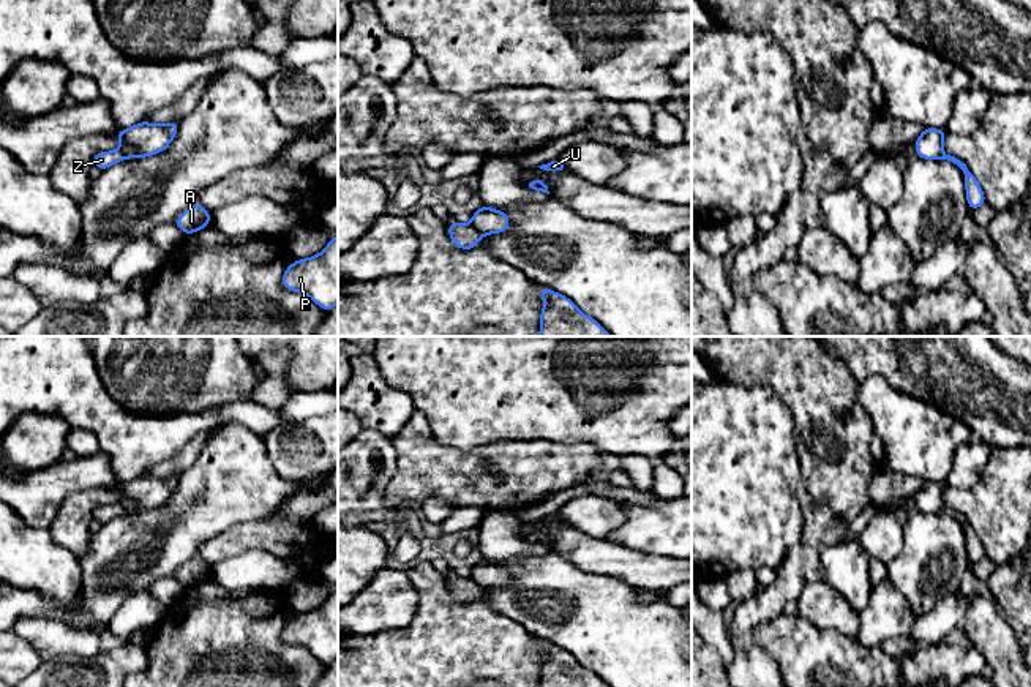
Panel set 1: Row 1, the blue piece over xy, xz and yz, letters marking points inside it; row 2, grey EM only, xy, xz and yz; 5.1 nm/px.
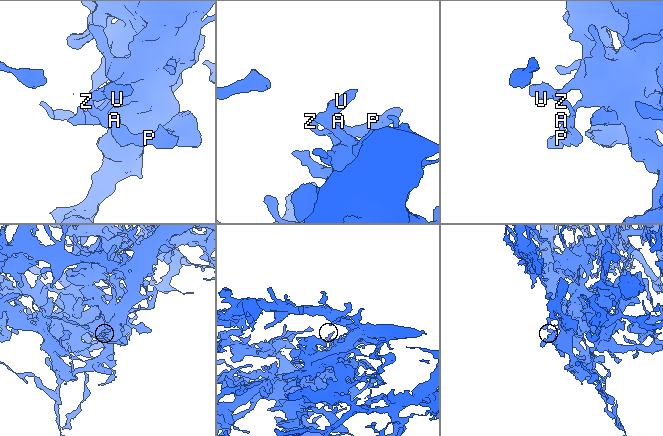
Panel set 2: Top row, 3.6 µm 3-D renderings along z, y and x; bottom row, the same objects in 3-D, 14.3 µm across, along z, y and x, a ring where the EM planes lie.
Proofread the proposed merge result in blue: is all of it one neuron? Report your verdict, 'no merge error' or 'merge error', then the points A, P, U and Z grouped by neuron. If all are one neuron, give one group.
merge error | A P Z / U

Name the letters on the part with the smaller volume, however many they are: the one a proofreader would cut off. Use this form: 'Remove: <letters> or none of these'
Remove: A, P, Z

